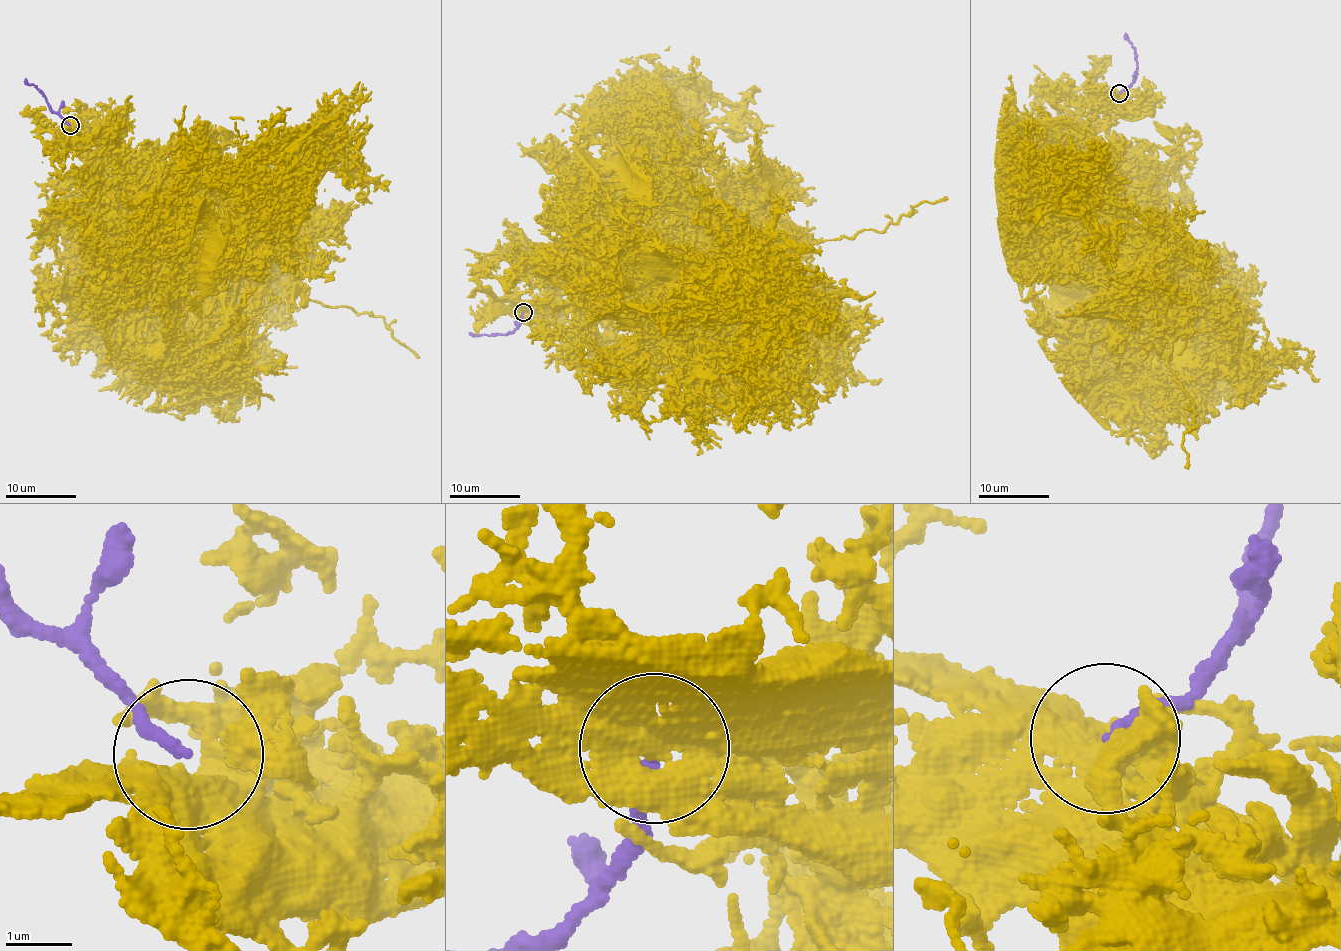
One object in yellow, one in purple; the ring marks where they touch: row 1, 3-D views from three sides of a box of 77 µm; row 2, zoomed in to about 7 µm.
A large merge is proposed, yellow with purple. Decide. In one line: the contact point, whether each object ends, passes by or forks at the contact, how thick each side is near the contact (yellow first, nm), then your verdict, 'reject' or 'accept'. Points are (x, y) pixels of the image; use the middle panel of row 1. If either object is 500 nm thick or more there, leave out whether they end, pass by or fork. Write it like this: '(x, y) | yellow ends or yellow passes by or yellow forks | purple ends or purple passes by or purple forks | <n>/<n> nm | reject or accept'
(523, 312) | 650/160 nm | reject

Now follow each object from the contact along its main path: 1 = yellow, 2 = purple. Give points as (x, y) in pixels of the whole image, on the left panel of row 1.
1: (69, 127), (81, 127), (112, 145), (121, 169), (123, 207), (137, 240), (171, 269), (174, 298)
2: (70, 124), (25, 78)

